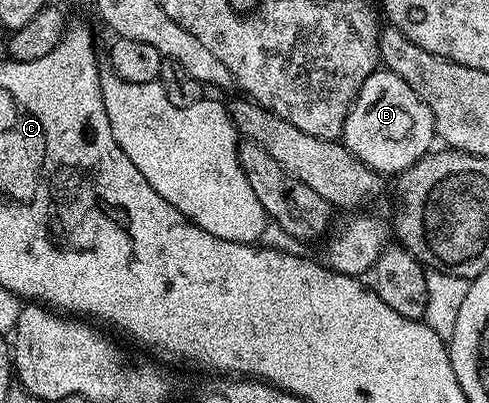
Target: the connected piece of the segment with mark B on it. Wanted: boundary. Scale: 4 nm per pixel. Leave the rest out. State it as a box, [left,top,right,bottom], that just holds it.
[342,69,436,177]

